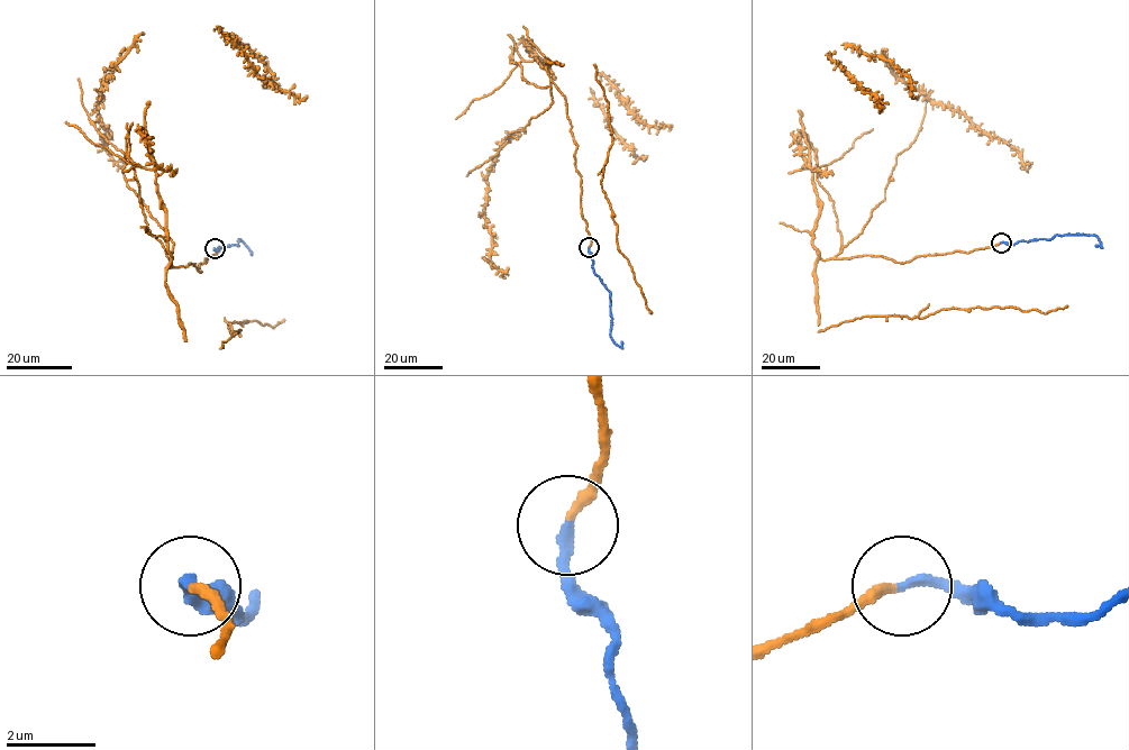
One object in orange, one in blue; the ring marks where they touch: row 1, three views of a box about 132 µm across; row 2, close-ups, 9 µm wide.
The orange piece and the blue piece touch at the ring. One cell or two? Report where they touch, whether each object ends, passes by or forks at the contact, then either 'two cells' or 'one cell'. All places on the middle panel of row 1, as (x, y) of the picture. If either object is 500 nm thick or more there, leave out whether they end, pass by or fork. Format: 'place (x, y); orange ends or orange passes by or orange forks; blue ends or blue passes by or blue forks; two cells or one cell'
place (589, 247); orange ends; blue ends; one cell

